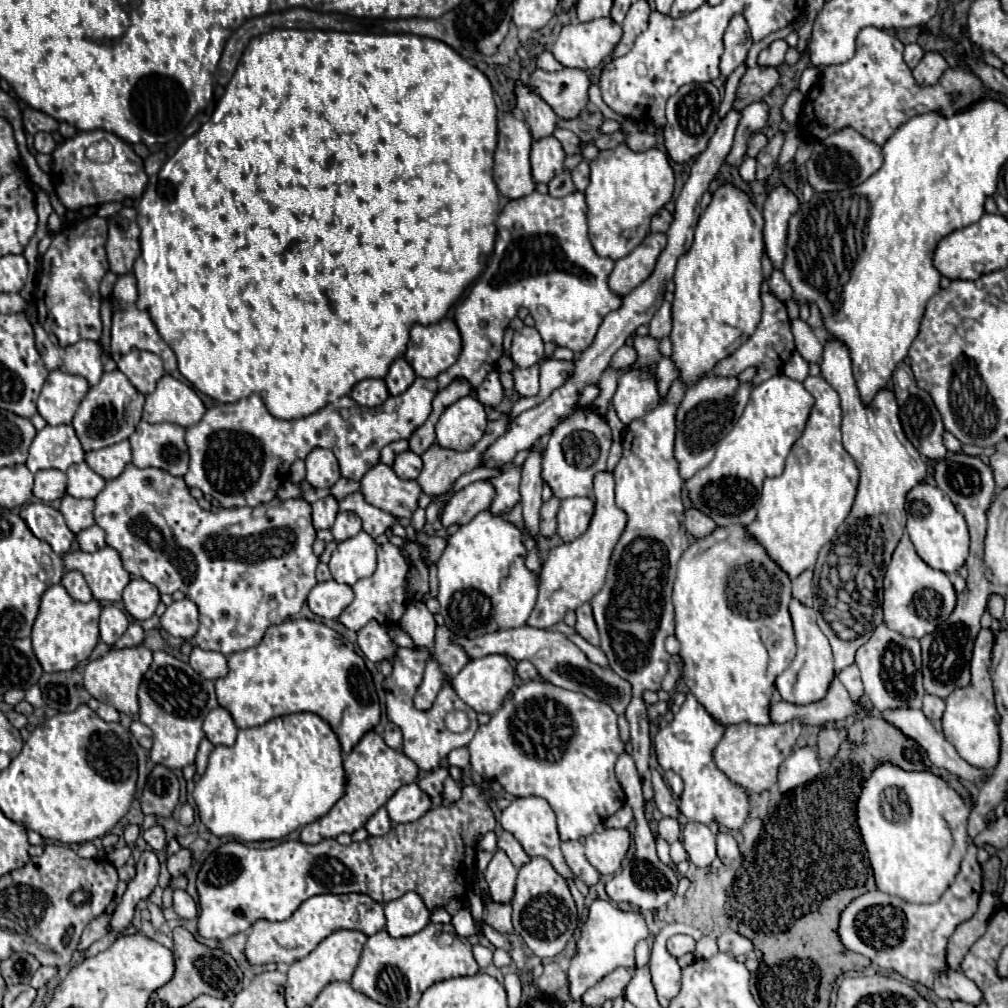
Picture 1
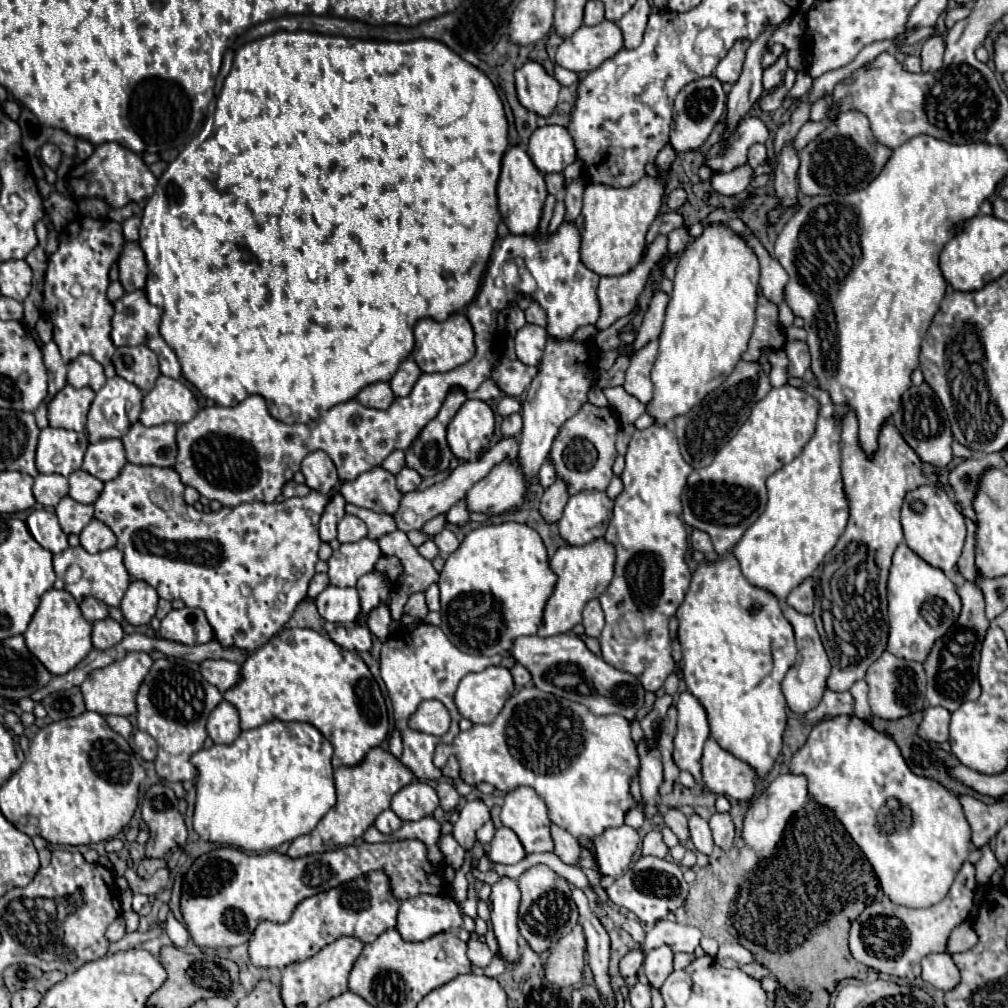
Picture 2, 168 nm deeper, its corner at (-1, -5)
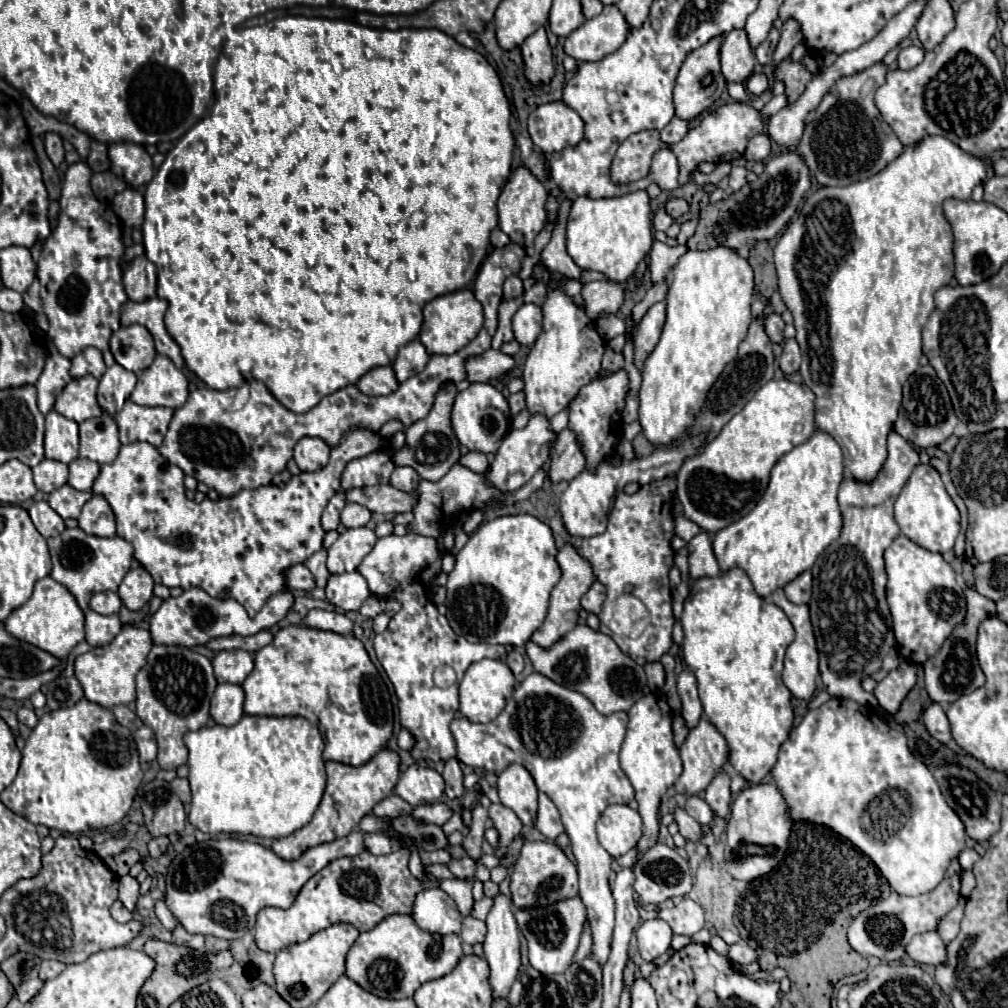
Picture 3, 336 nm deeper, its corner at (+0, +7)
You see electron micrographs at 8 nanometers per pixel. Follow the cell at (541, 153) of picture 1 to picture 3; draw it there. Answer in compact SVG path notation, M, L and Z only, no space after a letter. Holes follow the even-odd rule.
M562 100L546 102L528 116L528 132L532 142L550 156L566 146L578 144L584 134L584 122Z

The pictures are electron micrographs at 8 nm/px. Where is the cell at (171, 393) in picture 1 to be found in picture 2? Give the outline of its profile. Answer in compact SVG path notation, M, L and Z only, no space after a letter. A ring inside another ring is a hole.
M159 376L153 390L143 398L141 422L145 426L159 426L165 422L185 424L199 412L193 392L179 380Z

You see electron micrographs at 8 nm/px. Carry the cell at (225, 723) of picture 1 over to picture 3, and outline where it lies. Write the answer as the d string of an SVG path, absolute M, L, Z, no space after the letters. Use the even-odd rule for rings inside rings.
M218 684L214 696L212 696L212 706L210 714L212 718L222 724L222 726L232 726L236 724L244 710L244 690L240 684Z

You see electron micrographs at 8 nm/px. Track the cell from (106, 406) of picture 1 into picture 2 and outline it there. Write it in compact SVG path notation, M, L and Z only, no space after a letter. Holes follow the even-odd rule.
M113 376L105 382L105 386L95 394L95 400L89 408L89 414L87 414L87 436L89 436L89 442L95 444L99 440L113 440L113 438L123 438L131 424L139 420L139 414L141 414L141 400L143 400L143 392L127 382L125 378L121 376Z

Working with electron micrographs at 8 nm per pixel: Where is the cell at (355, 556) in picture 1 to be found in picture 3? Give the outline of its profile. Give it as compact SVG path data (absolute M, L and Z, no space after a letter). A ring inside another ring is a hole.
M362 526L346 530L338 536L338 540L328 548L328 570L330 574L354 572L364 556L374 548L378 536L374 530Z

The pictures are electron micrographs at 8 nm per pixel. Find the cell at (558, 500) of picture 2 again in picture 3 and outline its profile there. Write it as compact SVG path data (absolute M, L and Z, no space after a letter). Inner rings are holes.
M564 428L558 434L554 452L550 454L550 470L548 476L552 482L562 482L562 480L572 480L576 478L584 468L586 468L586 456L580 448L580 442L576 434L570 428ZM558 446L558 450L556 450Z

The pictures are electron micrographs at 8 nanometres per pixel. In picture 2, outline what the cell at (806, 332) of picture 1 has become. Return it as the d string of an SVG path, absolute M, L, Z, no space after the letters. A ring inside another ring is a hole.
M791 340L785 346L785 352L789 356L789 374L801 378L805 374L805 370L811 366L811 354L809 354L809 346L801 340Z

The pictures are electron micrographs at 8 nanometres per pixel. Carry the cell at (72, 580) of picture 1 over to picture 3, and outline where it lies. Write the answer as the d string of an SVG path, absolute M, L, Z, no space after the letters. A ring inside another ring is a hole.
M98 592L90 600L90 608L98 614L118 614L122 608L122 600L116 600L116 592Z

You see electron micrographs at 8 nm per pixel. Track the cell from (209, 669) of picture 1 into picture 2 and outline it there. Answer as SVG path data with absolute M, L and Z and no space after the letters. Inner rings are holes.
M203 660L199 664L201 668L201 676L217 686L221 692L229 690L231 686L235 686L235 682L239 682L239 664L231 662L231 660Z

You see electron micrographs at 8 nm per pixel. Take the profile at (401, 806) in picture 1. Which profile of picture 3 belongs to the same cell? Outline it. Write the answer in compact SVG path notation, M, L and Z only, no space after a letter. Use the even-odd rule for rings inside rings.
M412 764L398 780L394 794L404 798L412 806L430 804L440 800L444 794L444 778L434 768L424 768L420 764Z

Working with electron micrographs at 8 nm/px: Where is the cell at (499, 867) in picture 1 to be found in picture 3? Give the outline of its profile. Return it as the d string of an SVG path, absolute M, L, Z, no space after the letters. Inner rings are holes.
M498 894L494 898L494 906L486 918L488 924L488 934L484 940L484 958L488 960L490 966L490 986L492 986L492 996L494 1000L498 998L506 998L510 992L510 986L514 984L516 976L518 976L518 968L520 968L520 932L518 932L518 924L514 922L514 914L512 914L512 902L508 896Z

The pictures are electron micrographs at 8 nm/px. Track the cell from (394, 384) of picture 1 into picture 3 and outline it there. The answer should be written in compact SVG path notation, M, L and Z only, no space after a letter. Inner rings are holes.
M414 338L406 346L402 346L396 362L392 364L398 382L404 382L406 378L420 374L426 368L428 360L430 360L430 354L426 352L426 346L418 338Z

